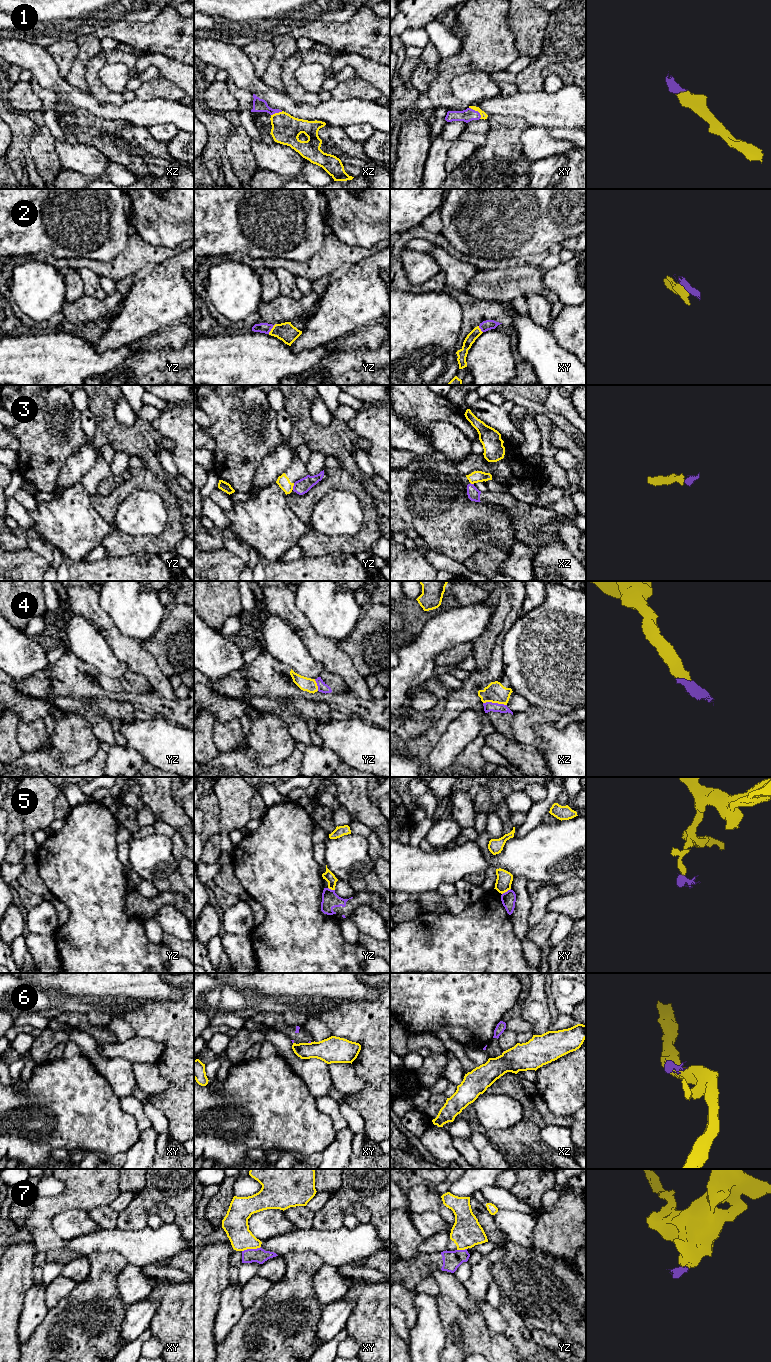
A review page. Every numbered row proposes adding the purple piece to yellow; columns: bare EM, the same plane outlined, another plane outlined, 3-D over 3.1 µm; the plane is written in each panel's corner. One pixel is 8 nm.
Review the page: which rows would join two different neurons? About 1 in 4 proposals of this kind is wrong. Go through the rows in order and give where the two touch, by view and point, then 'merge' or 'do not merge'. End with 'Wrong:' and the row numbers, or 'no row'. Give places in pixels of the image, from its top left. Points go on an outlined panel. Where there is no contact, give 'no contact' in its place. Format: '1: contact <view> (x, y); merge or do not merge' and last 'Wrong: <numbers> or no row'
1: contact xy (476, 110); merge
2: contact yz (271, 329); merge
3: contact yz (293, 485); do not merge
4: contact xz (495, 702); merge
5: contact xy (506, 891); do not merge
6: contact xy (309, 1043); do not merge
7: contact xy (251, 1248); do not merge
Wrong: 3, 5, 6, 7

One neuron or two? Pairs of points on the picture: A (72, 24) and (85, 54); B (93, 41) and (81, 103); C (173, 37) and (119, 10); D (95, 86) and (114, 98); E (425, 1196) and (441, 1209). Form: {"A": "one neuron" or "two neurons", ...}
{"A": "two neurons", "B": "two neurons", "C": "two neurons", "D": "one neuron", "E": "one neuron"}

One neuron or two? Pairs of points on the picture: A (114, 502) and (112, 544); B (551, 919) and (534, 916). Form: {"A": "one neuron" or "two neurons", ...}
{"A": "one neuron", "B": "two neurons"}

